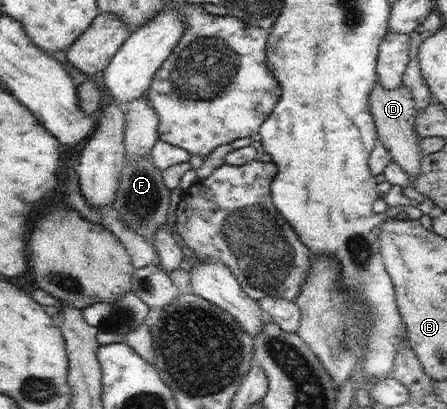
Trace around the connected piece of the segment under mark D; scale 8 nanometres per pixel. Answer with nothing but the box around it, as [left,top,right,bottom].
[369,80,422,186]

